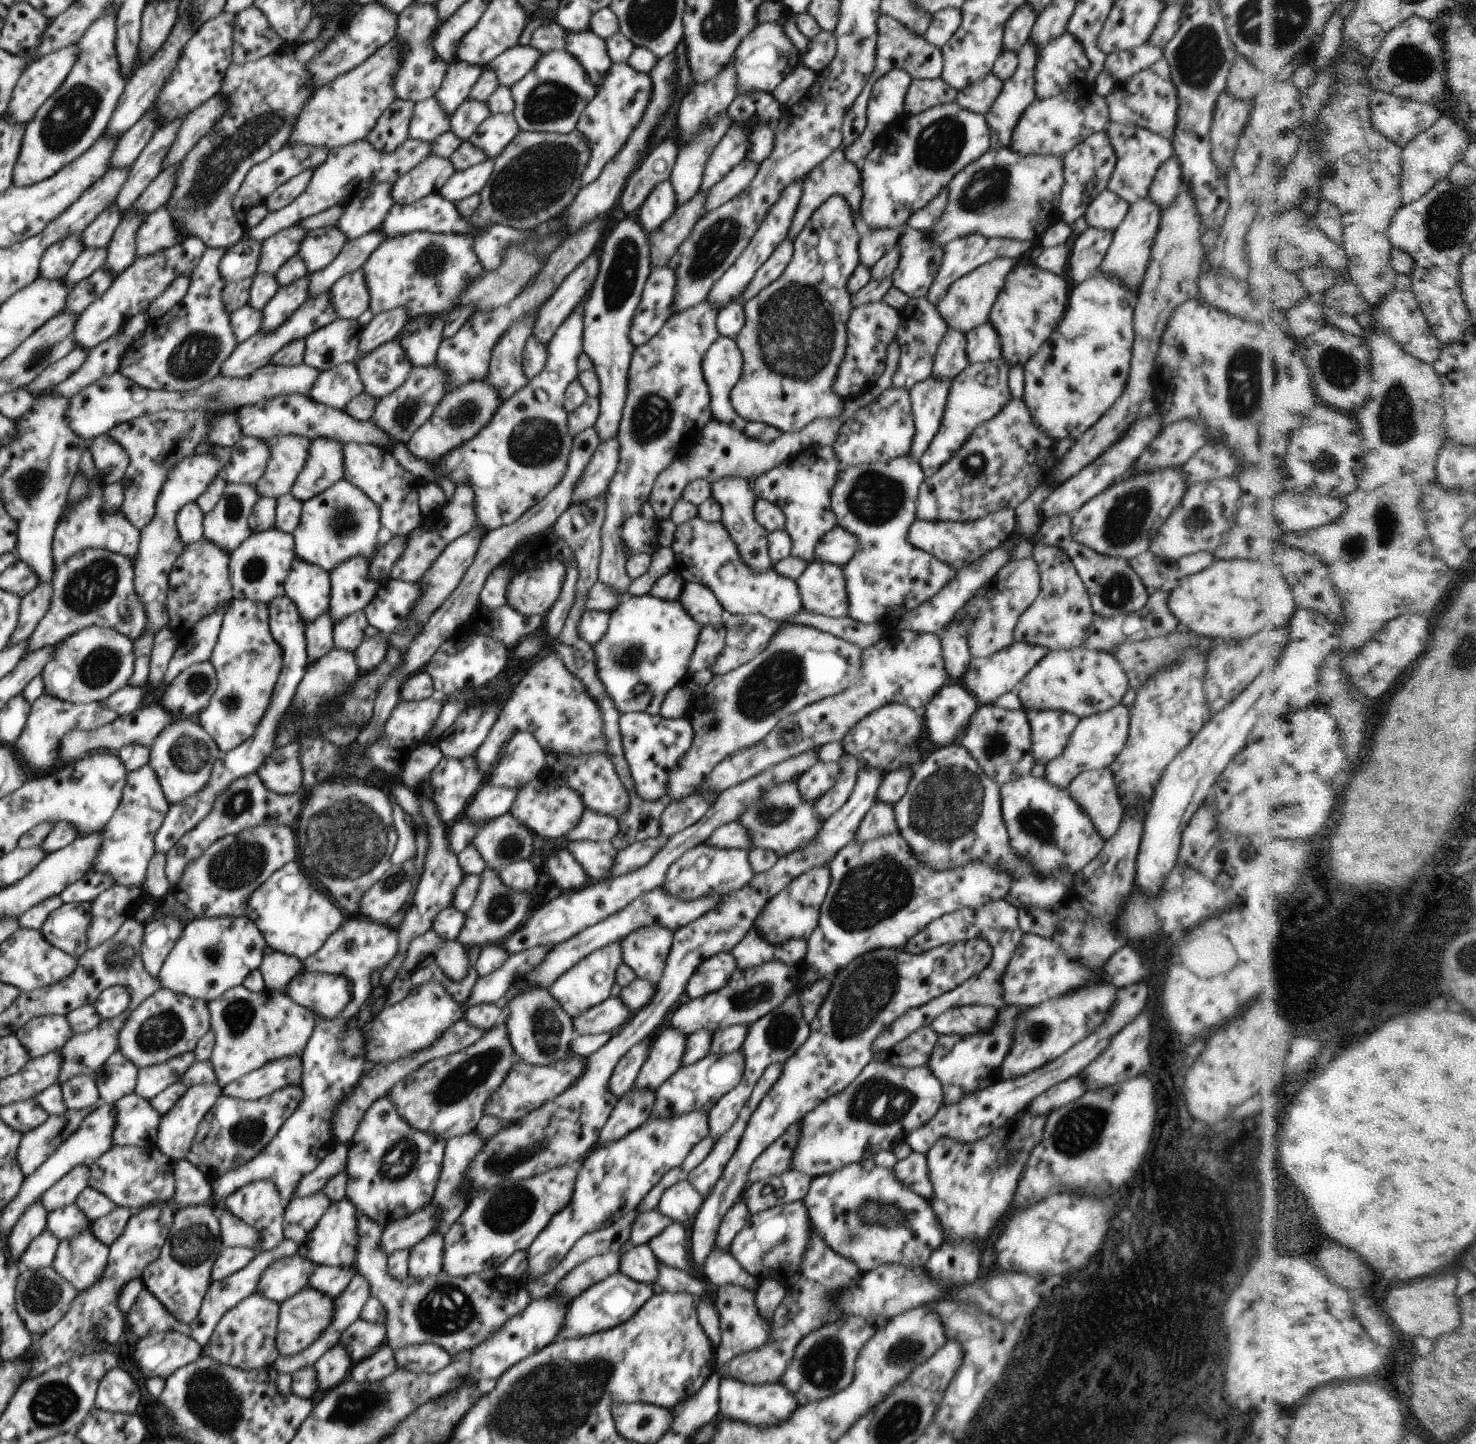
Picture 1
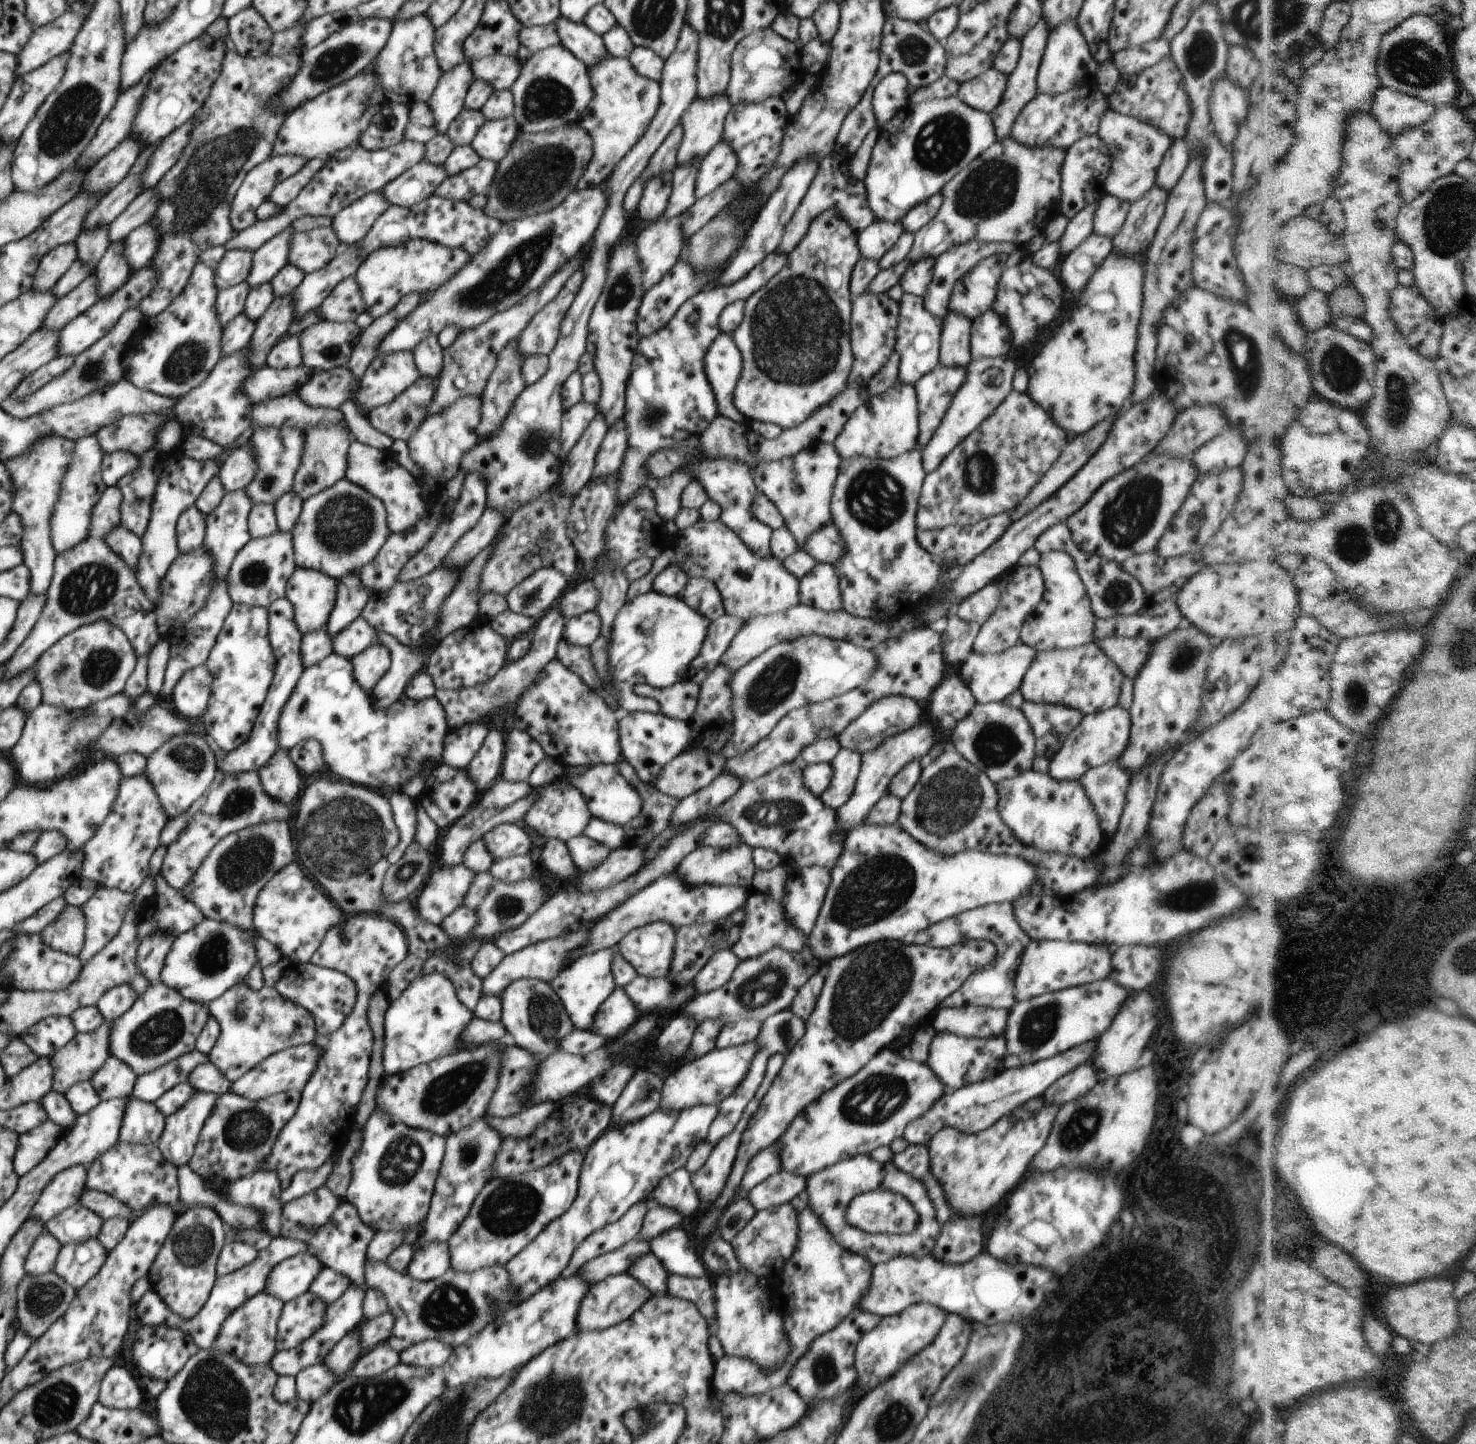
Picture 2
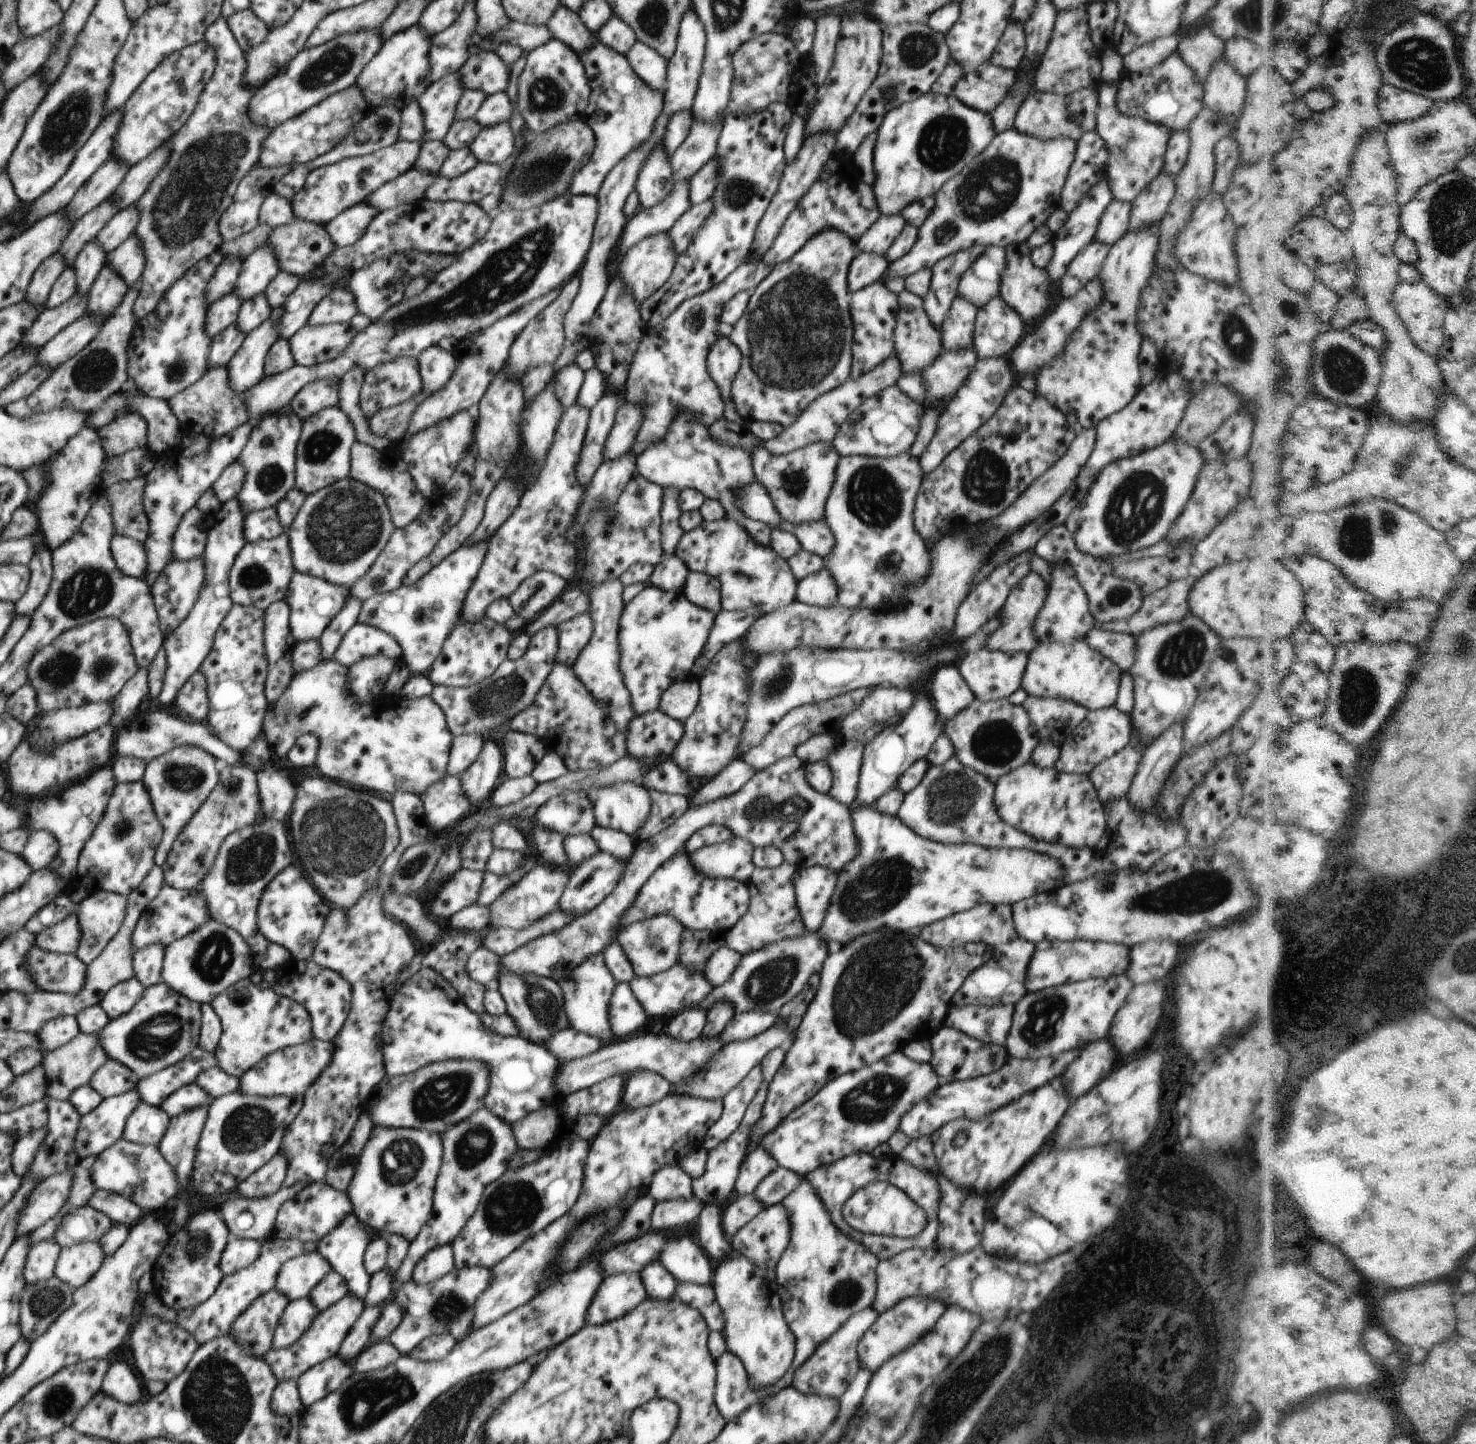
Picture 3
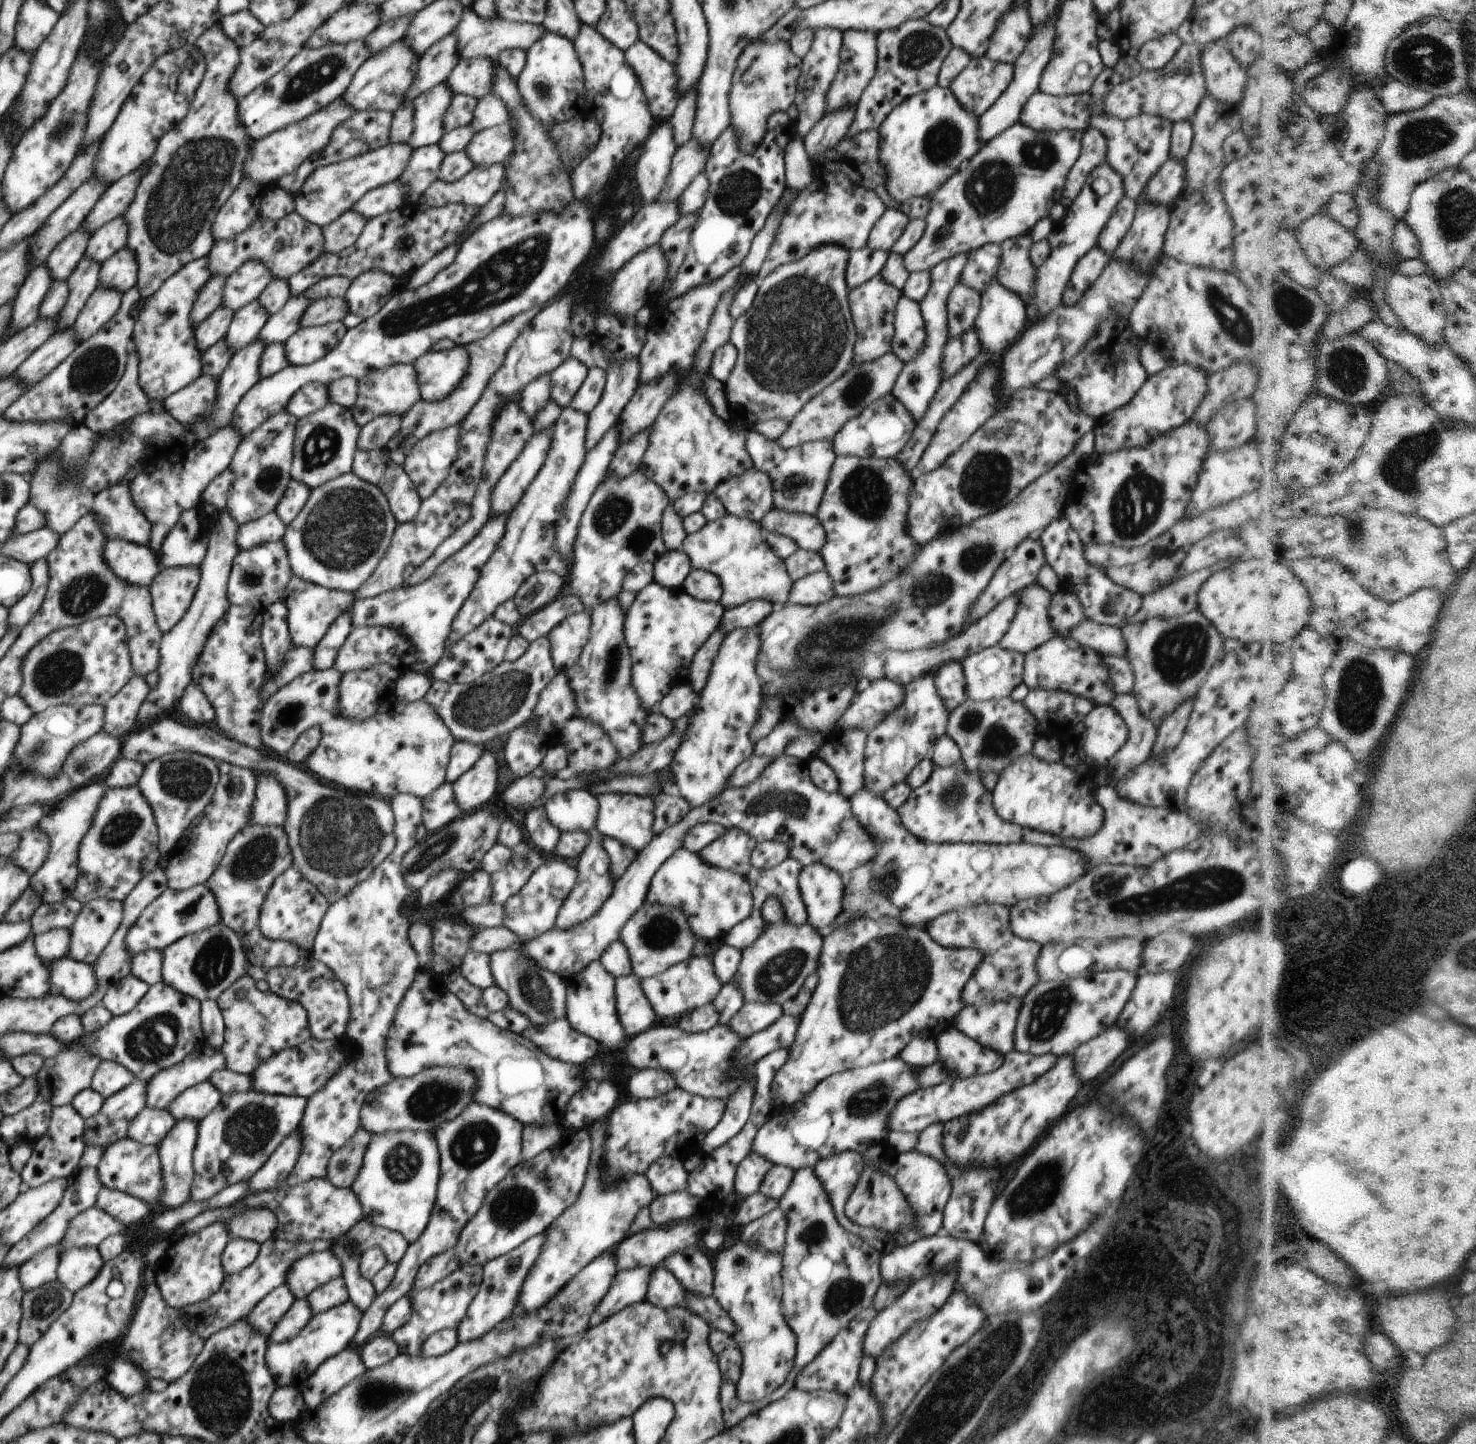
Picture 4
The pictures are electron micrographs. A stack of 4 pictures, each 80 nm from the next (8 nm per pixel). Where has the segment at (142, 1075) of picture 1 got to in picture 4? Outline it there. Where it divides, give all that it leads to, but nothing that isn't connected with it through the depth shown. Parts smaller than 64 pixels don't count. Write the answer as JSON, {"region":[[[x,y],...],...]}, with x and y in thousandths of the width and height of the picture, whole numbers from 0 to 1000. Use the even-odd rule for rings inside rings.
{"region":[[[139,724],[136,727],[130,727],[123,735],[116,740],[107,742],[100,749],[99,753],[99,765],[100,767],[107,767],[107,769],[114,769],[118,760],[121,760],[125,755],[127,755],[133,751],[142,749],[142,745],[146,742],[153,741],[153,731],[146,726]]]}

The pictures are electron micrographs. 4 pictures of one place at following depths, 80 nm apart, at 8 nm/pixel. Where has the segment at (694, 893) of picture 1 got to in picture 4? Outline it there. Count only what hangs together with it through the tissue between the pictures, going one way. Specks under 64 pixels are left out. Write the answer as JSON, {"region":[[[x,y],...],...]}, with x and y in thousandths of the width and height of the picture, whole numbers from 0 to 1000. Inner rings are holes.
{"region":[[[500,573],[491,574],[492,576],[489,579],[486,579],[482,584],[474,589],[474,591],[481,600],[506,607],[508,604],[509,591],[512,587],[512,582],[507,576],[503,576]]]}

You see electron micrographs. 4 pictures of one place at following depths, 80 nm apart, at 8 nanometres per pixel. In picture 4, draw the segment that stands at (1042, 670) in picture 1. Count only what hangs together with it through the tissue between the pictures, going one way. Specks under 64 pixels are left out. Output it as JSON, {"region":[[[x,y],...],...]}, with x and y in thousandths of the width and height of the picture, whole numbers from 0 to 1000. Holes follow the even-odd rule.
{"region":[[[715,440],[694,454],[693,474],[695,474],[697,478],[707,476],[708,478],[726,479],[729,482],[740,485],[742,489],[752,488],[755,481],[751,471],[752,470],[751,461],[748,460],[747,456],[747,454],[744,452],[733,447],[725,441]]]}

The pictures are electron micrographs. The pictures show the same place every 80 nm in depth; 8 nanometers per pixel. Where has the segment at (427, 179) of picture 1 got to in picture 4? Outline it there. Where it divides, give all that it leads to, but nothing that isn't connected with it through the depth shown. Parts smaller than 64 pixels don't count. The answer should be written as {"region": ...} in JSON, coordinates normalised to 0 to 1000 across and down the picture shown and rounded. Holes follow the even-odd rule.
{"region":[[[269,124],[248,133],[238,143],[238,145],[245,148],[248,152],[251,152],[273,143],[274,142],[274,134],[275,134],[275,127]]]}

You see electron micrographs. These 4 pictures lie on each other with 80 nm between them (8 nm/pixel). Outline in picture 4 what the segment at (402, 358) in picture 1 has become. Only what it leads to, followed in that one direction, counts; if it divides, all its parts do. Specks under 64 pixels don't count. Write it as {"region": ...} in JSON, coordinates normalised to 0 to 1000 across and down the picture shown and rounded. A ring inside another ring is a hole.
{"region":[[[268,252],[253,257],[249,259],[249,261],[243,263],[243,276],[241,280],[238,281],[238,285],[241,292],[245,296],[256,288],[268,287],[268,288],[273,289],[285,277],[285,269],[283,269],[280,252]]]}

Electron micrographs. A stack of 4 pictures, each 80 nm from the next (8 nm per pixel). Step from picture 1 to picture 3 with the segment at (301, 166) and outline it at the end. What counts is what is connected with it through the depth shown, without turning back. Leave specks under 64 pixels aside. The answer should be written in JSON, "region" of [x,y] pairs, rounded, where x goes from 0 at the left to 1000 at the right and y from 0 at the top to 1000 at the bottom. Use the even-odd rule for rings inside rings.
{"region":[[[173,115],[164,123],[156,142],[148,152],[148,161],[150,163],[150,168],[168,162],[175,157],[175,146],[179,139],[185,134],[186,127],[199,116],[199,115],[187,116]]]}

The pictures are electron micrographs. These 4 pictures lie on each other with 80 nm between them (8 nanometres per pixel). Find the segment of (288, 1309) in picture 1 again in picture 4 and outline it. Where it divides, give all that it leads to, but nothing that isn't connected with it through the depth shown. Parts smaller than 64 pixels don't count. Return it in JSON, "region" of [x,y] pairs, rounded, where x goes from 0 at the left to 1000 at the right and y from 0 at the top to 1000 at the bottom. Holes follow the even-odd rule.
{"region":[[[201,900],[199,903],[192,912],[187,917],[184,921],[182,929],[194,929],[203,923],[203,921],[210,916],[211,907],[207,900]]]}

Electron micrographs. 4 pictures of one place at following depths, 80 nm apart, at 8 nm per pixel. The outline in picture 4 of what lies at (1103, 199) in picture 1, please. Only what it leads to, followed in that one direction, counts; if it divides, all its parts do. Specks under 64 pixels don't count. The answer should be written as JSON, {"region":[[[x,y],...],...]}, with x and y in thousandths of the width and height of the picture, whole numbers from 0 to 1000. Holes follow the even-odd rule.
{"region":[[[762,136],[757,140],[755,148],[747,158],[745,168],[745,173],[749,175],[749,177],[754,178],[755,173],[757,173],[757,169],[762,166],[763,161],[766,159],[770,148],[770,139],[767,137]]]}

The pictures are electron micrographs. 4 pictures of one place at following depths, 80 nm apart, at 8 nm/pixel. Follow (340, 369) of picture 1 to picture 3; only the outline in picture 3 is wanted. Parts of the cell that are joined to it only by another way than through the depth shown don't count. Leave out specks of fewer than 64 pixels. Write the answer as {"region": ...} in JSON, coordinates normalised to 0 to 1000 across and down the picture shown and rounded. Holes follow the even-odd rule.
{"region":[[[229,262],[214,263],[207,266],[196,278],[199,287],[206,291],[215,287],[217,284],[228,282],[229,267],[230,267]]]}

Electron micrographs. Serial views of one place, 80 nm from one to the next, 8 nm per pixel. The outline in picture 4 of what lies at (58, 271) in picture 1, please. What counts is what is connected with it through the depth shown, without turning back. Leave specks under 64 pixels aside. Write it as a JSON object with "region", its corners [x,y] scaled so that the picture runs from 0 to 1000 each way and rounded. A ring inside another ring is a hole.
{"region":[[[31,182],[24,184],[20,191],[18,193],[16,197],[9,208],[7,217],[7,222],[5,226],[8,227],[8,230],[12,231],[16,227],[19,227],[26,220],[26,213],[31,206],[31,202],[35,198],[35,191]]]}

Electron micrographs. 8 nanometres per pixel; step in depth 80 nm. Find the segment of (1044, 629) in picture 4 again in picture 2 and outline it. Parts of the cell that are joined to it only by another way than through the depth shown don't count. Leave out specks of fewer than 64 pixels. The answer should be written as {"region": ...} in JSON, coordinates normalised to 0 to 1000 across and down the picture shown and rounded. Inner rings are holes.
{"region":[[[688,391],[676,400],[681,402],[681,408],[678,410],[677,419],[674,423],[665,431],[659,450],[664,453],[678,452],[686,446],[691,445],[691,436],[696,425],[703,418],[708,409],[708,404],[705,394],[702,391],[693,392]]]}

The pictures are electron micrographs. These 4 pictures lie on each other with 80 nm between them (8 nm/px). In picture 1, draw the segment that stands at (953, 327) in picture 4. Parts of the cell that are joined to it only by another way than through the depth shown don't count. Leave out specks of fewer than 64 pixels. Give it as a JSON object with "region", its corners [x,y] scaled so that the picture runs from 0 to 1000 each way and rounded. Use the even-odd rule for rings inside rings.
{"region":[[[642,228],[641,233],[636,240],[631,260],[636,264],[646,264],[656,253],[653,231]]]}

